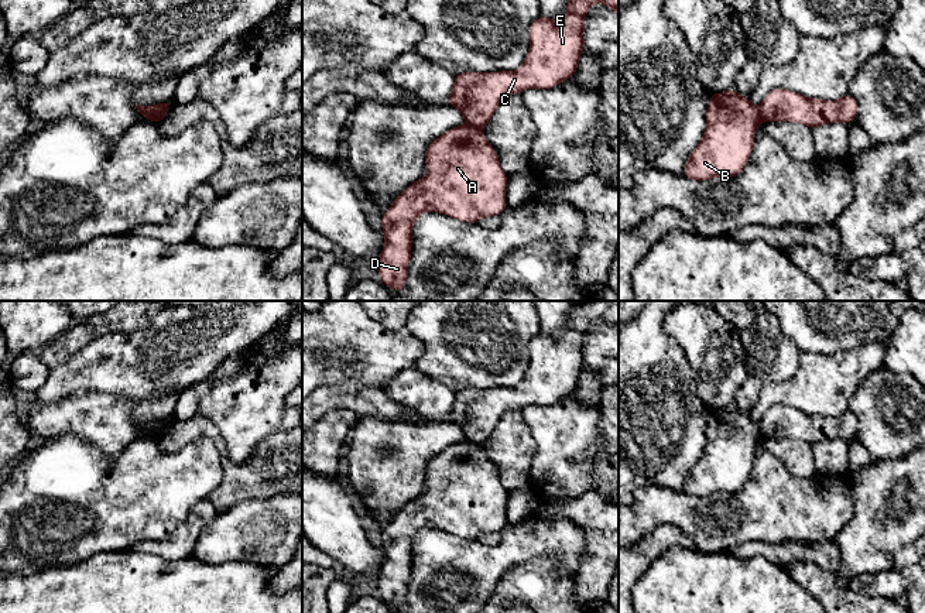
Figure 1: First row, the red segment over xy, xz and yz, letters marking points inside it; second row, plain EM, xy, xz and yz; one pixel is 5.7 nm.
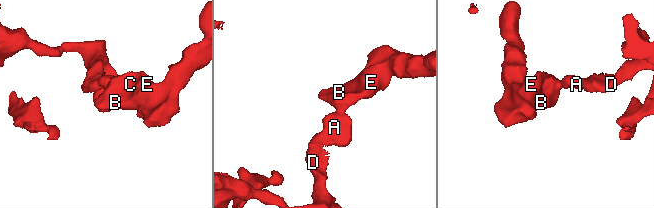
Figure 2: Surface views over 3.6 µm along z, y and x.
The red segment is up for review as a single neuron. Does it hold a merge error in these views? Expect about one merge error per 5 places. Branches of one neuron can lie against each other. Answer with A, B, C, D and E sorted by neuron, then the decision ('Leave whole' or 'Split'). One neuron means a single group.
Groups: A D / B C E. Split

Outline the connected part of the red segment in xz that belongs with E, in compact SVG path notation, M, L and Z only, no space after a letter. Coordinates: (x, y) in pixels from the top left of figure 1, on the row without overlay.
M589 301L573 305L566 319L566 332L562 336L555 338L539 332L530 340L530 367L517 387L458 390L448 419L463 431L467 441L482 445L491 436L506 412L532 404L552 405L573 394L585 364L583 333L592 321L606 321L619 332L619 301Z

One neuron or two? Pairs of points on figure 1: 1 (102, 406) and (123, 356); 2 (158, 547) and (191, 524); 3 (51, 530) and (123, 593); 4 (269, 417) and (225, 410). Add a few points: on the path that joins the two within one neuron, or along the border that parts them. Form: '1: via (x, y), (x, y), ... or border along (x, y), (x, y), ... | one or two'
1: border along (72, 394), (102, 391), (139, 400) | two
2: via (167, 547), (171, 547), (185, 533) | one
3: border along (117, 550), (96, 552), (76, 562), (52, 567) | two
4: via (257, 410), (236, 410) | one

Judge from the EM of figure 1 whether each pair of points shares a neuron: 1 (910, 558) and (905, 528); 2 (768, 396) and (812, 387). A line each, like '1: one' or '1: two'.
1: two
2: one

